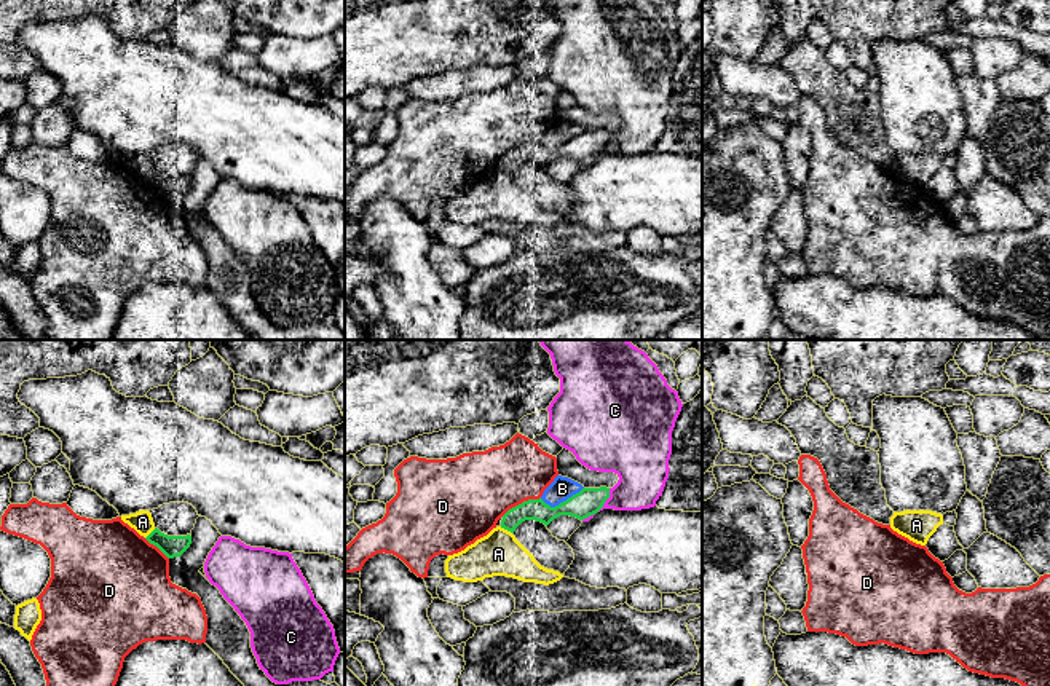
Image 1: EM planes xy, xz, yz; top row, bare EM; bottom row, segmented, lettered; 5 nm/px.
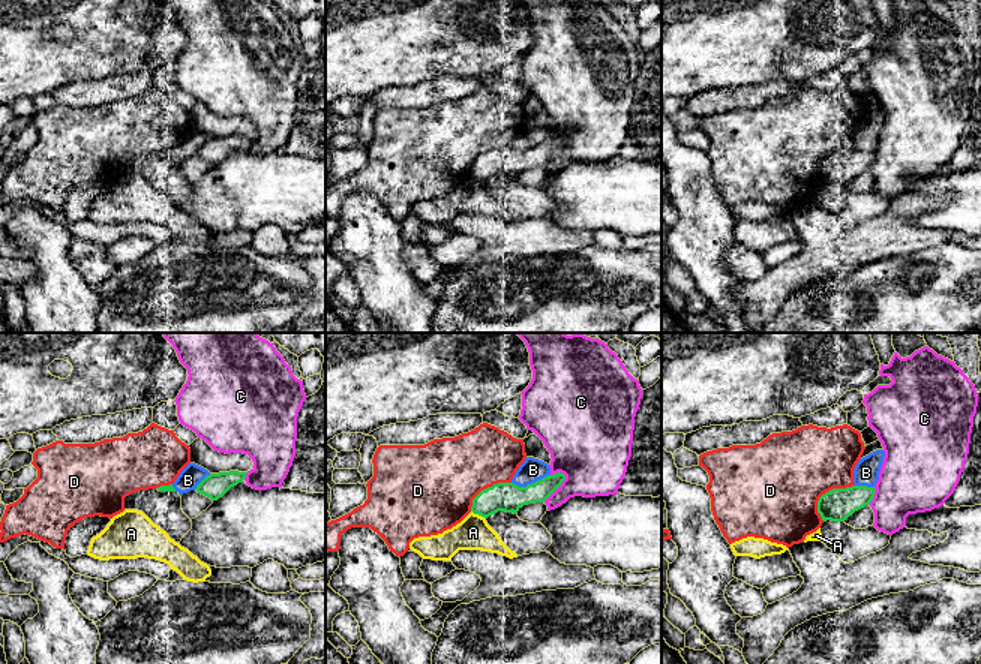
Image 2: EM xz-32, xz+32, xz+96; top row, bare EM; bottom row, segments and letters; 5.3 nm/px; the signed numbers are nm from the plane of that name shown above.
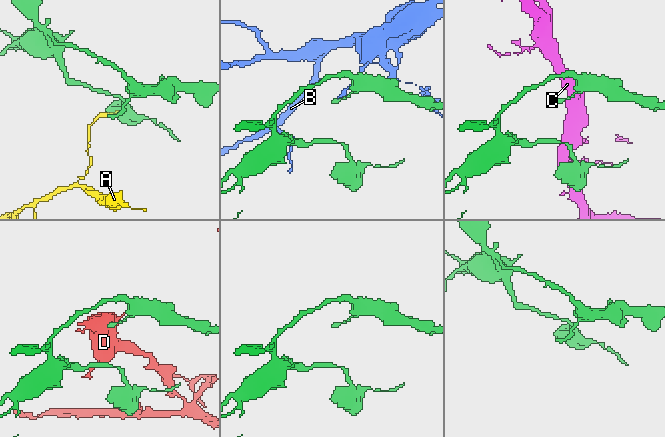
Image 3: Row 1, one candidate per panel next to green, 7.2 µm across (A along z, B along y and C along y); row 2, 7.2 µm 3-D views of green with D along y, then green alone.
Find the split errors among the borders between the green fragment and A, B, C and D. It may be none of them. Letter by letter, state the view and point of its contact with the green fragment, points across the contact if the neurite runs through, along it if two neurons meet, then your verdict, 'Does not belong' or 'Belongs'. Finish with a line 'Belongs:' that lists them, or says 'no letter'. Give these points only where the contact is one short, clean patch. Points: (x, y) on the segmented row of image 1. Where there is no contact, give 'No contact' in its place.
A: Touches green at xz (506, 528). Boundary: xz (500, 527), (511, 533). Does not belong
B: Touches green at xz (560, 503). Boundary: xz (583, 487), (554, 506), (546, 504), (540, 498). Does not belong
C: Touches green at xz (607, 498). Boundary: xz (610, 488), (610, 496), (597, 511). Does not belong
D: Touches green at xz (522, 503). Does not belong
Belongs: no letter

